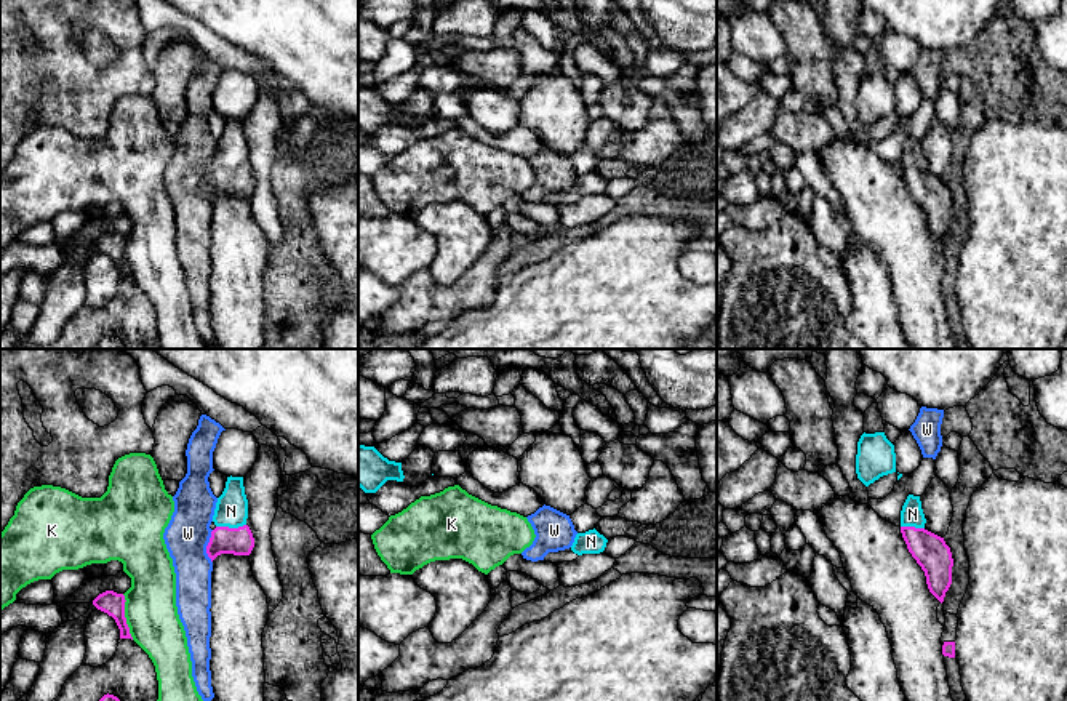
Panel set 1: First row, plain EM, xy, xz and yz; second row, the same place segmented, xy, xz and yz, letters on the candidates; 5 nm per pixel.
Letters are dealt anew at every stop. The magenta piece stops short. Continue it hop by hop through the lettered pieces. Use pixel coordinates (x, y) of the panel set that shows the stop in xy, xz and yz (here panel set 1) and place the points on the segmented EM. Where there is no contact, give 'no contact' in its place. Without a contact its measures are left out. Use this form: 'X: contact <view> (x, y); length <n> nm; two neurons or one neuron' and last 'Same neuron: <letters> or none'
K: contact xy (123, 616); length 240 nm; two neurons
N: contact xy (231, 528); length 150 nm; two neurons
W: contact xy (207, 546); length 170 nm; two neurons
Same neuron: none

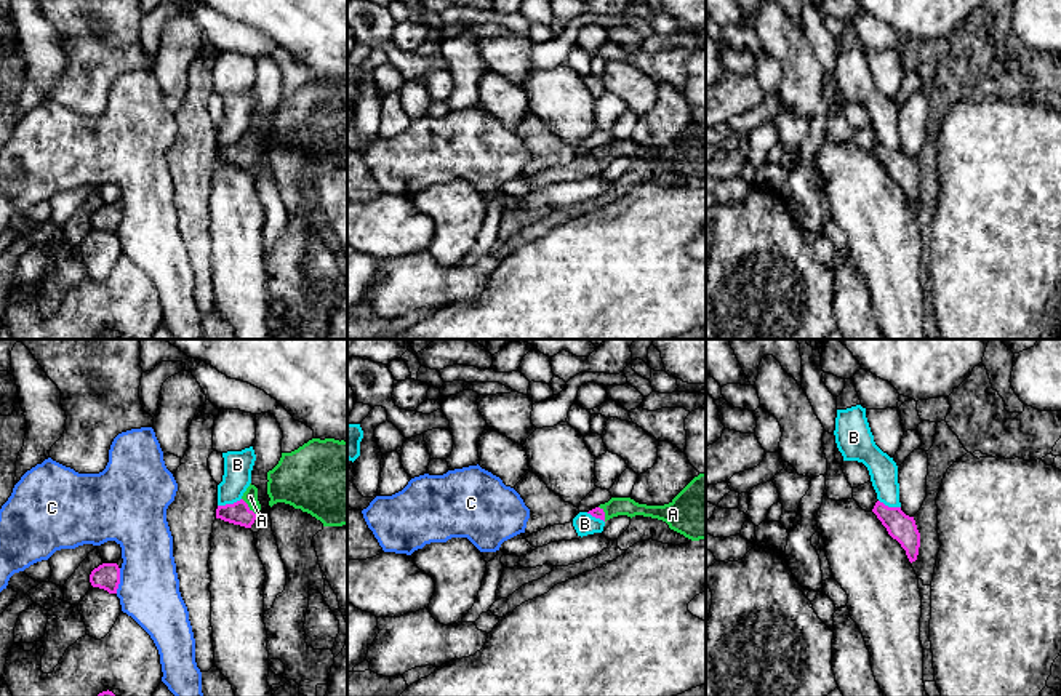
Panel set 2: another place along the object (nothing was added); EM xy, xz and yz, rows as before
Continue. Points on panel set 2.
A: contact xy (247, 506); length 120 nm; one neuron
B: contact xy (229, 504); length 130 nm; two neurons
C: contact xy (119, 581); length 130 nm; two neurons
Same neuron: A

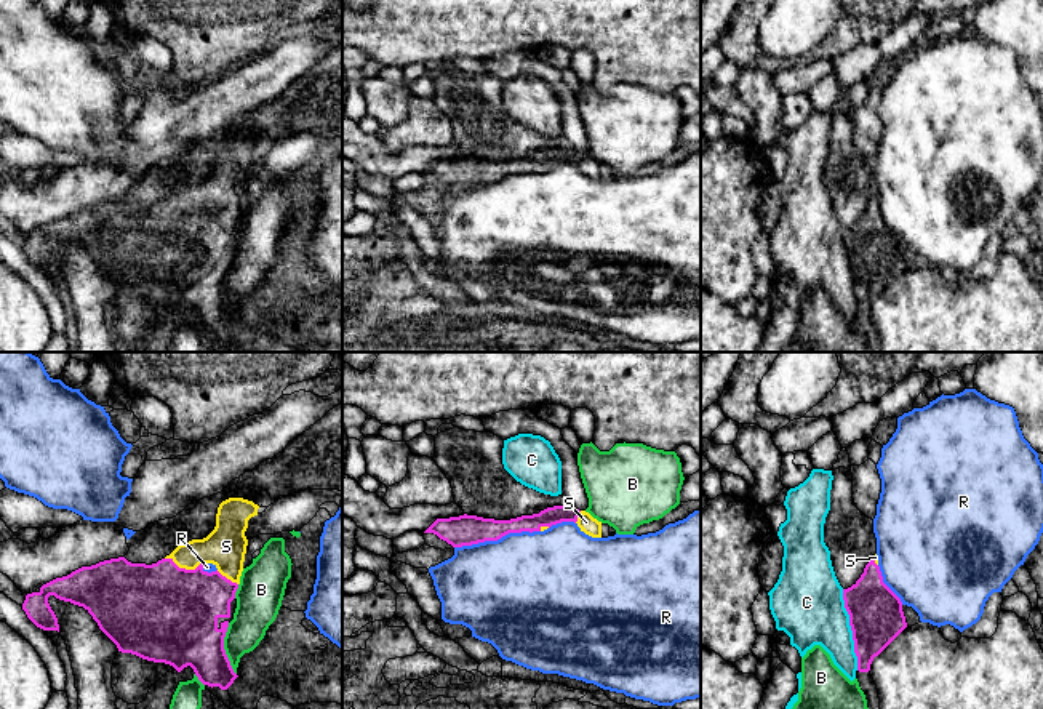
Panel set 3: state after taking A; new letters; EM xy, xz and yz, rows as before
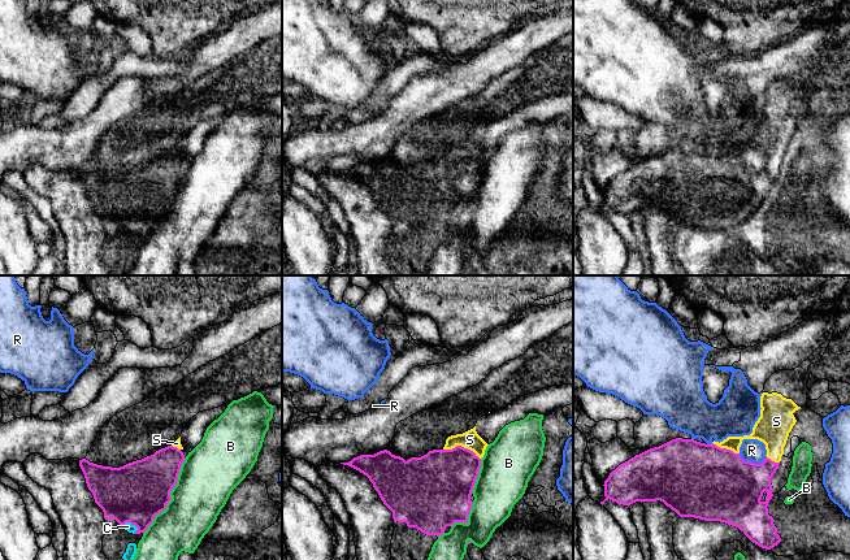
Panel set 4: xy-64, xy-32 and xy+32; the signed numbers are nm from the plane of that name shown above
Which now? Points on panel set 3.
B: contact xy (223, 648); length 260 nm; two neurons
C: contact yz (851, 629); length 420 nm; two neurons
R: contact xz (496, 540); length 440 nm; two neurons
S: contact xy (183, 568); length 190 nm; one neuron
Same neuron: S

